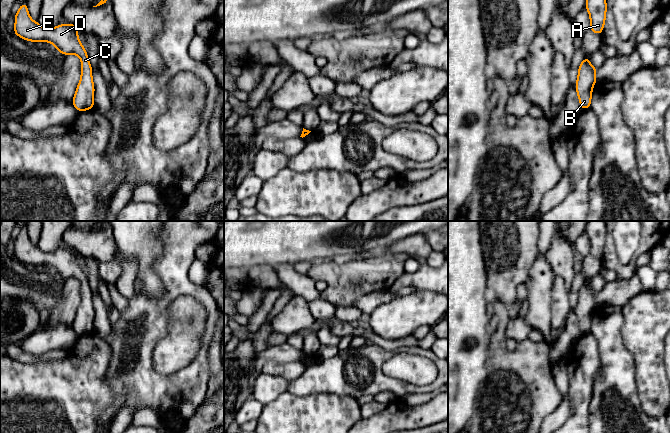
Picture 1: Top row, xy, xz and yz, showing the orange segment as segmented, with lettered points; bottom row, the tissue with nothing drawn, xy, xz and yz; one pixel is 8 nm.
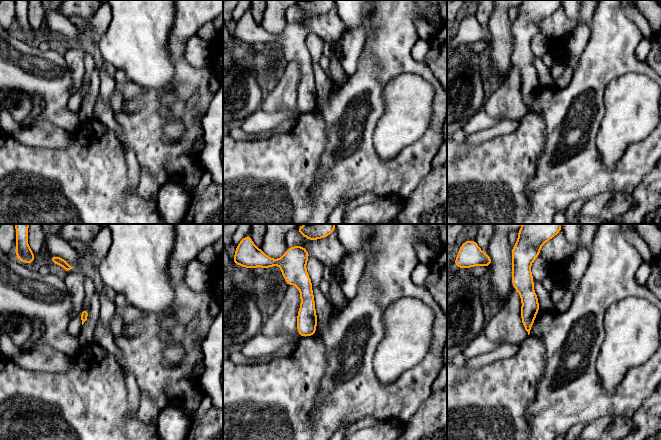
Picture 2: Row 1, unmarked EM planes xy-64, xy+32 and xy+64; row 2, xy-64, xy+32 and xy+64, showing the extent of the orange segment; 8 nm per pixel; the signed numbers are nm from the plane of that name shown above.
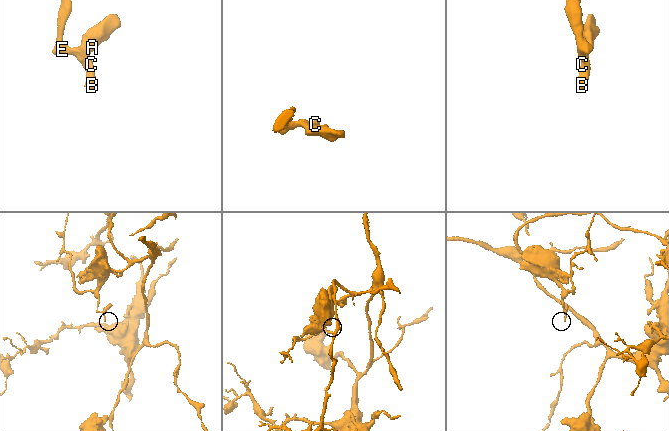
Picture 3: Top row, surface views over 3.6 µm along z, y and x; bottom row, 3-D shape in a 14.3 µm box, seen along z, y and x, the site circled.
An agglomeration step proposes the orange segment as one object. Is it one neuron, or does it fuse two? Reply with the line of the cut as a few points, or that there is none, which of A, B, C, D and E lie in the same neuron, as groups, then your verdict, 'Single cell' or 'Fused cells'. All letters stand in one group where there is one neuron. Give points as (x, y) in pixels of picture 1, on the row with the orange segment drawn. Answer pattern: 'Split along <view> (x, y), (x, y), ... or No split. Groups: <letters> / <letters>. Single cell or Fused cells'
No split. Groups: A B C D E. Single cell

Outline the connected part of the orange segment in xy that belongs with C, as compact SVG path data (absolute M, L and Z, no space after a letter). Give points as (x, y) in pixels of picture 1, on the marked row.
M23 2L14 16L15 27L13 34L20 38L36 42L51 42L62 54L76 54L81 59L81 78L77 85L72 105L79 112L94 108L95 87L92 78L92 66L87 51L80 42L77 31L82 31L72 23L60 24L54 28L44 28L33 21L28 12L26 2Z

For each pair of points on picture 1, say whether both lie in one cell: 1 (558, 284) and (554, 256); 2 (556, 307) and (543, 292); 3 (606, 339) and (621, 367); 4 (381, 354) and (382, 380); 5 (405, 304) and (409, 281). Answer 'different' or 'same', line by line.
1: different
2: different
3: same
4: same
5: different

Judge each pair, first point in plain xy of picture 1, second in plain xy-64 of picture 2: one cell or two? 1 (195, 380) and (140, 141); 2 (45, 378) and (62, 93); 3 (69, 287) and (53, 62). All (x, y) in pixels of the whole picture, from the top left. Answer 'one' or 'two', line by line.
1: one
2: two
3: two

